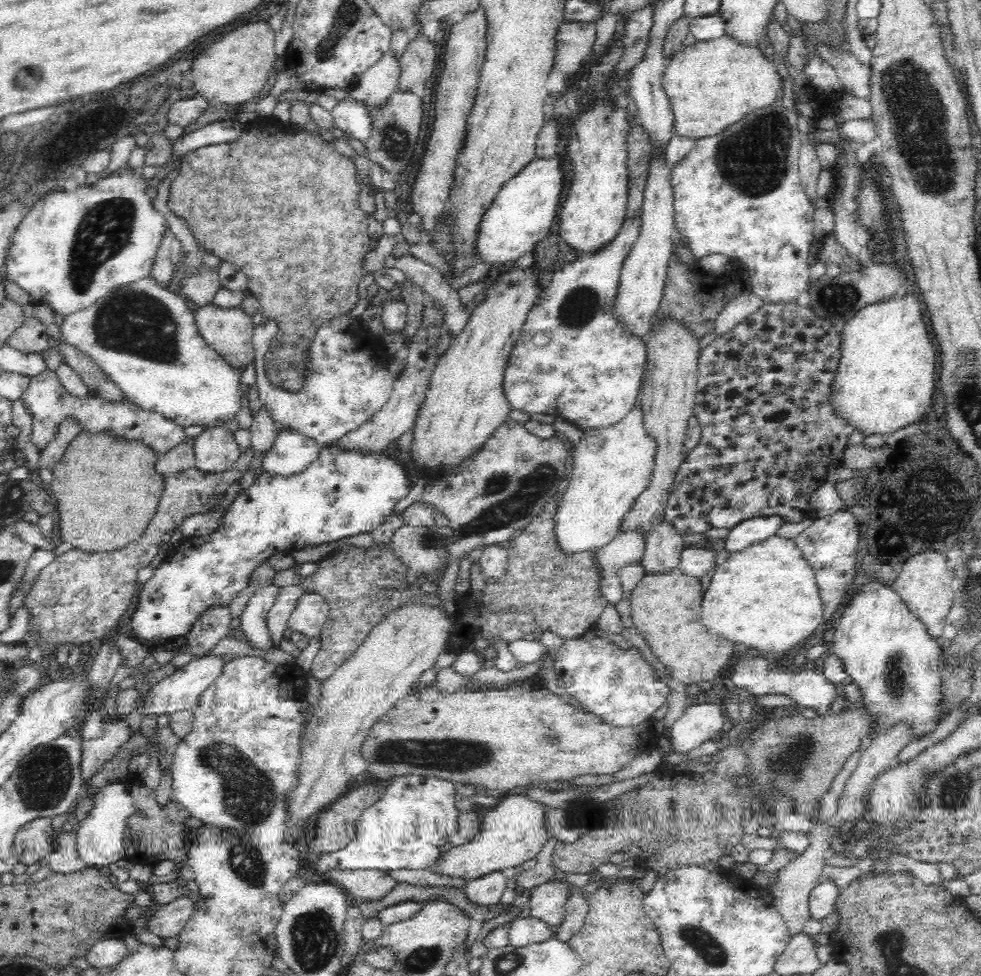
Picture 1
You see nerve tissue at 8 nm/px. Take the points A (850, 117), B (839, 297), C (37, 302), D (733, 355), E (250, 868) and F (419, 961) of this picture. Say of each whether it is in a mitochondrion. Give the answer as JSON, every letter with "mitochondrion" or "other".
{"A":"other","B":"mitochondrion","C":"other","D":"other","E":"mitochondrion","F":"mitochondrion"}

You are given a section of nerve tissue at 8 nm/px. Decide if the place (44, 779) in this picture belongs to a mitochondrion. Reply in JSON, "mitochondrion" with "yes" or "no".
{"mitochondrion":"yes"}

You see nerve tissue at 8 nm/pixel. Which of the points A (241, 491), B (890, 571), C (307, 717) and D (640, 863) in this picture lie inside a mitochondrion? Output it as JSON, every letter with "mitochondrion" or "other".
{"A":"other","B":"other","C":"other","D":"other"}

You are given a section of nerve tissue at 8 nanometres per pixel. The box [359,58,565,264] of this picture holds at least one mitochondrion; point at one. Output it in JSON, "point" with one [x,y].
{"point":[397,142]}

